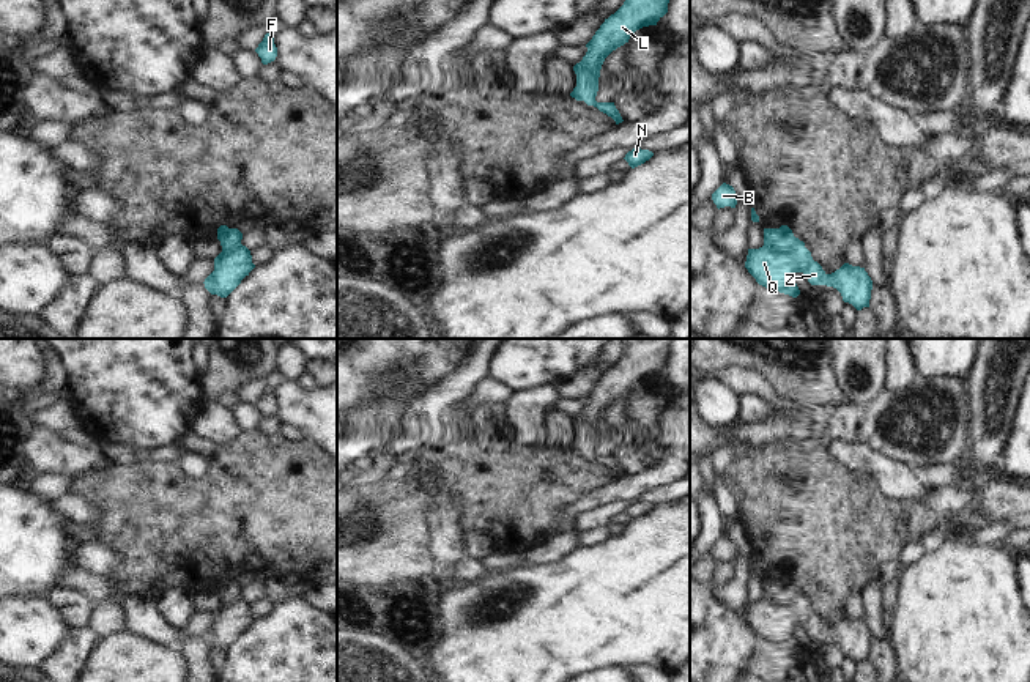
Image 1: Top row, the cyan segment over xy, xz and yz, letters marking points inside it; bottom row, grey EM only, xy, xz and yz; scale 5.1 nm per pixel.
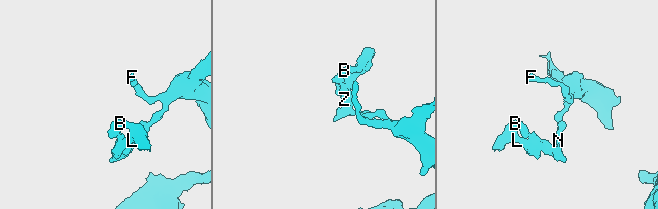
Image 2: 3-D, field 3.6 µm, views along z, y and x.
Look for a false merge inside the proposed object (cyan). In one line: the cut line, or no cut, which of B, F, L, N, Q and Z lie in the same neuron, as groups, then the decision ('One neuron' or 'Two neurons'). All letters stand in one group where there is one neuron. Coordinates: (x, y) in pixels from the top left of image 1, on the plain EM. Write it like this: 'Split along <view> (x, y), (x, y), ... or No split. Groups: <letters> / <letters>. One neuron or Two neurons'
Split along yz (764, 597), (785, 604), (791, 610), (791, 618), (796, 624). Groups: B L Q / F N Z. Two neurons.

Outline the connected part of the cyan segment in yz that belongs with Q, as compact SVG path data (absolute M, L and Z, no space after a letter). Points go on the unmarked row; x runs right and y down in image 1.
M775 600L748 602L745 621L765 641L797 650L800 643L795 636L792 610Z

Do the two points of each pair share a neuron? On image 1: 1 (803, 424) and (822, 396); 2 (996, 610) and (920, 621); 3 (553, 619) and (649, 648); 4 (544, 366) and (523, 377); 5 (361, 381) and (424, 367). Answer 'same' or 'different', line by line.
1: different
2: same
3: same
4: same
5: same

